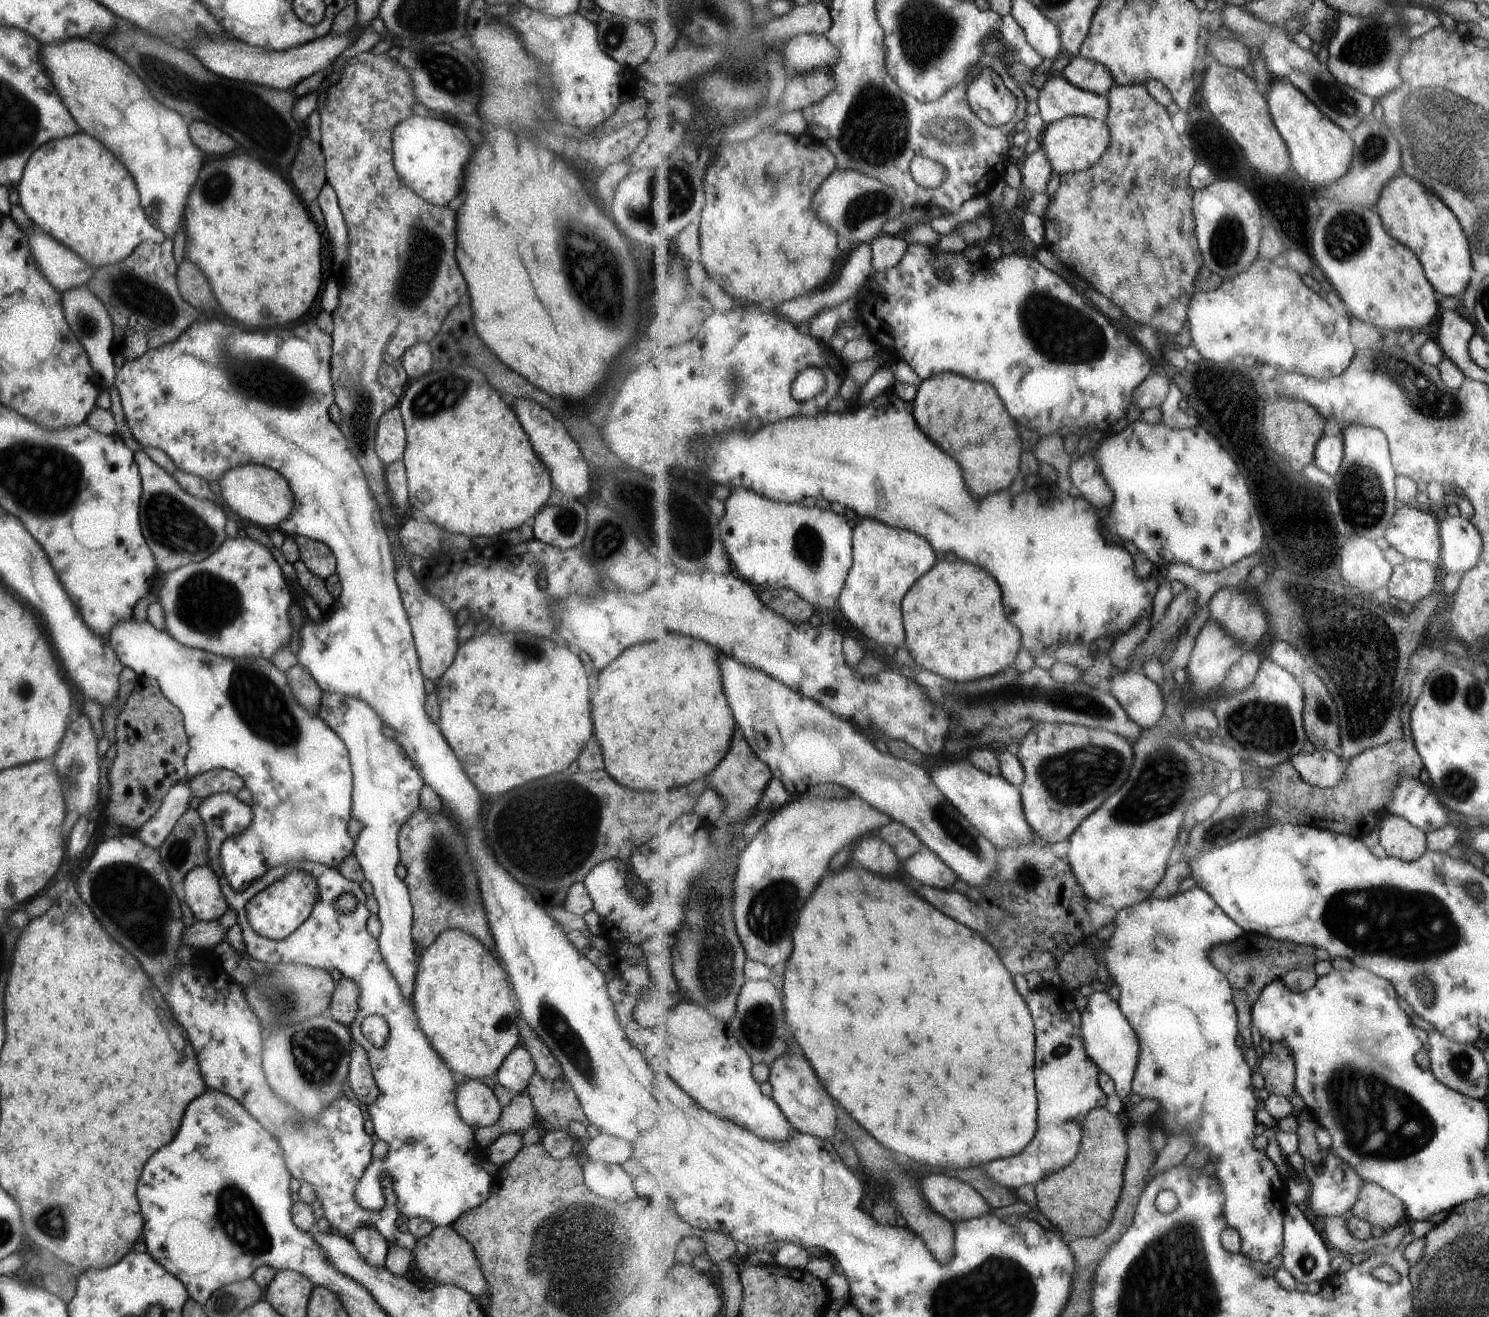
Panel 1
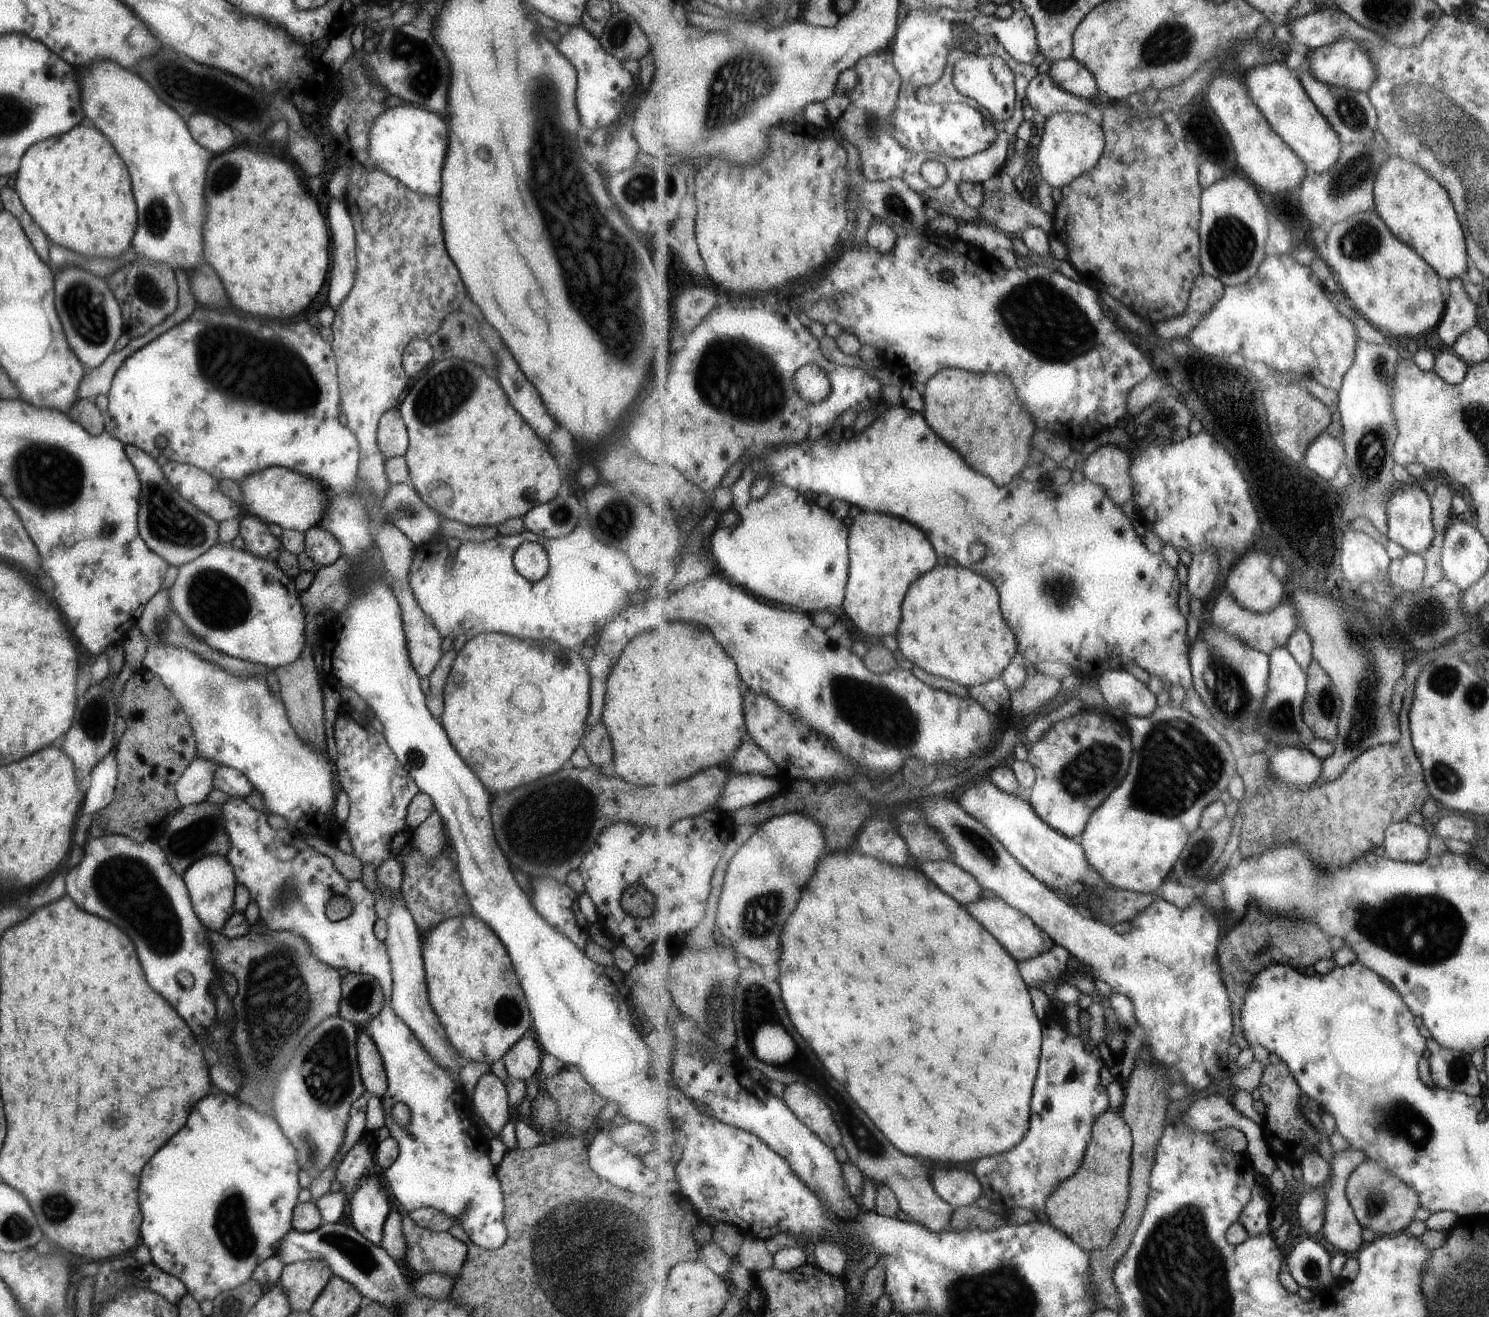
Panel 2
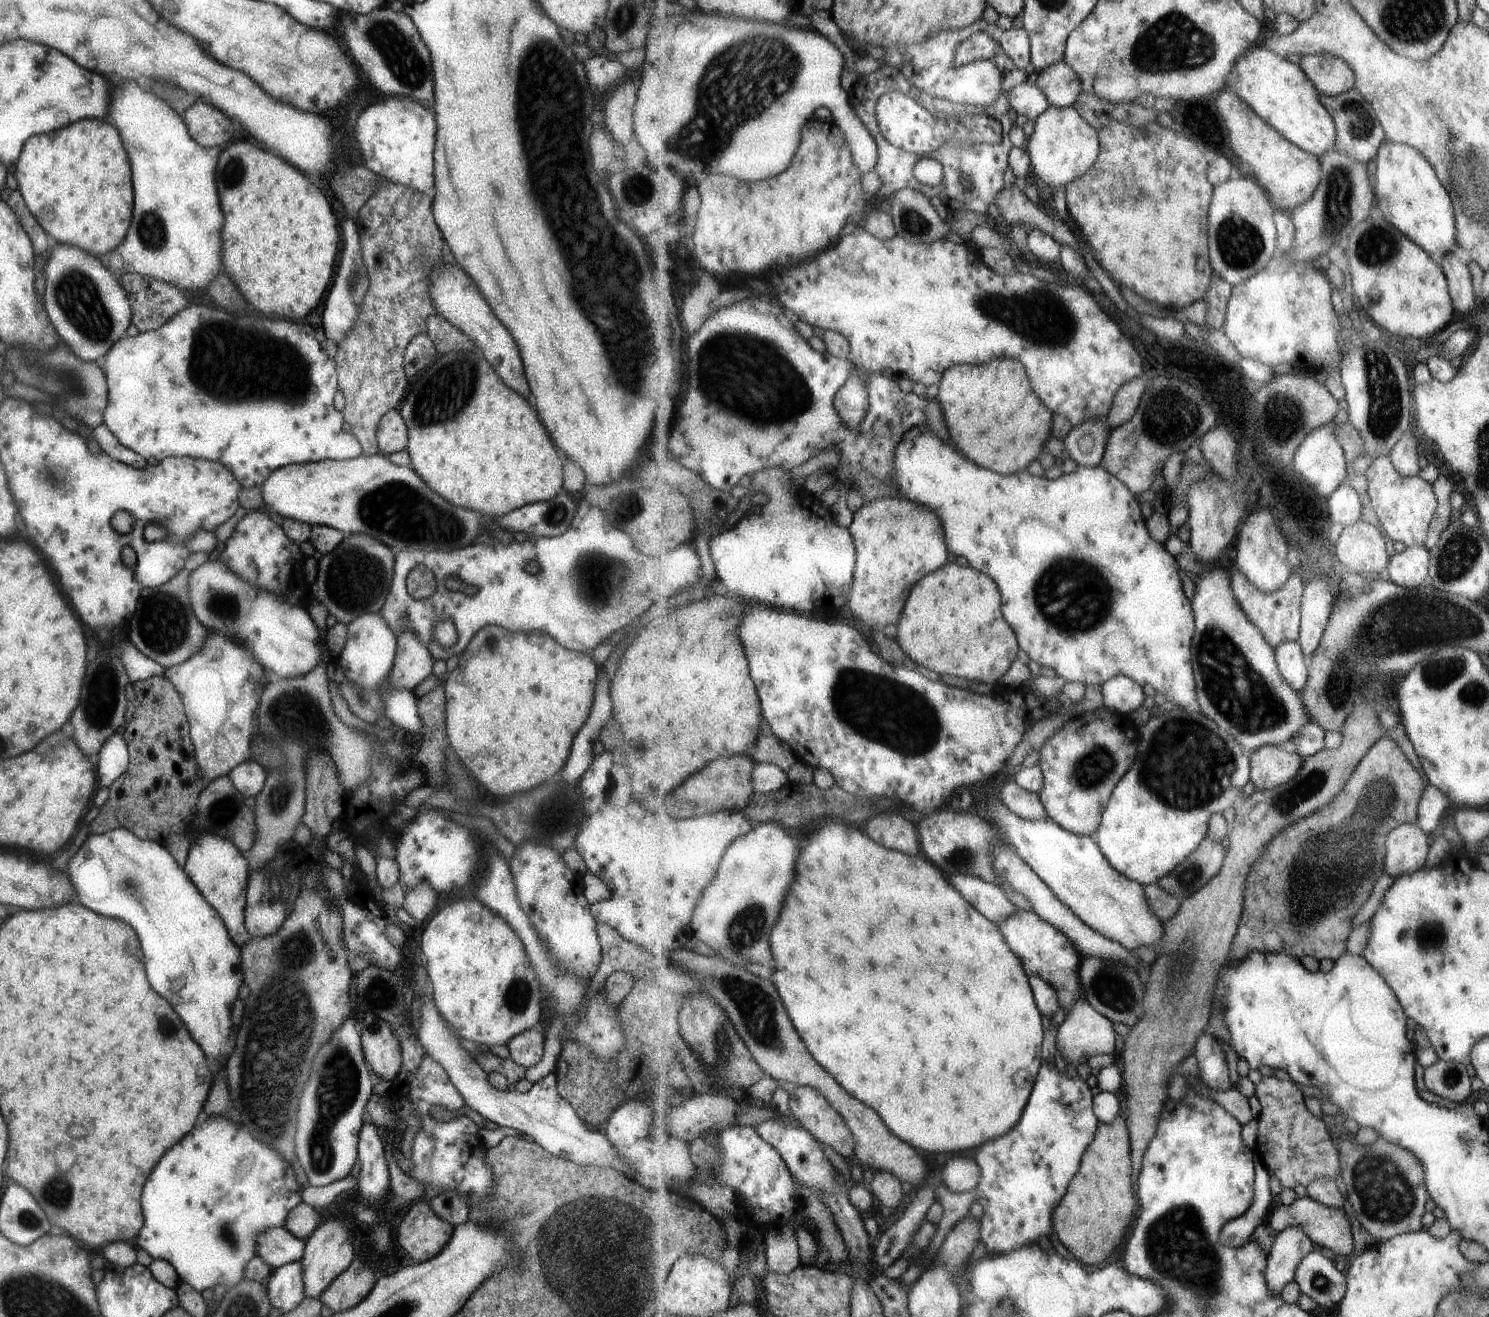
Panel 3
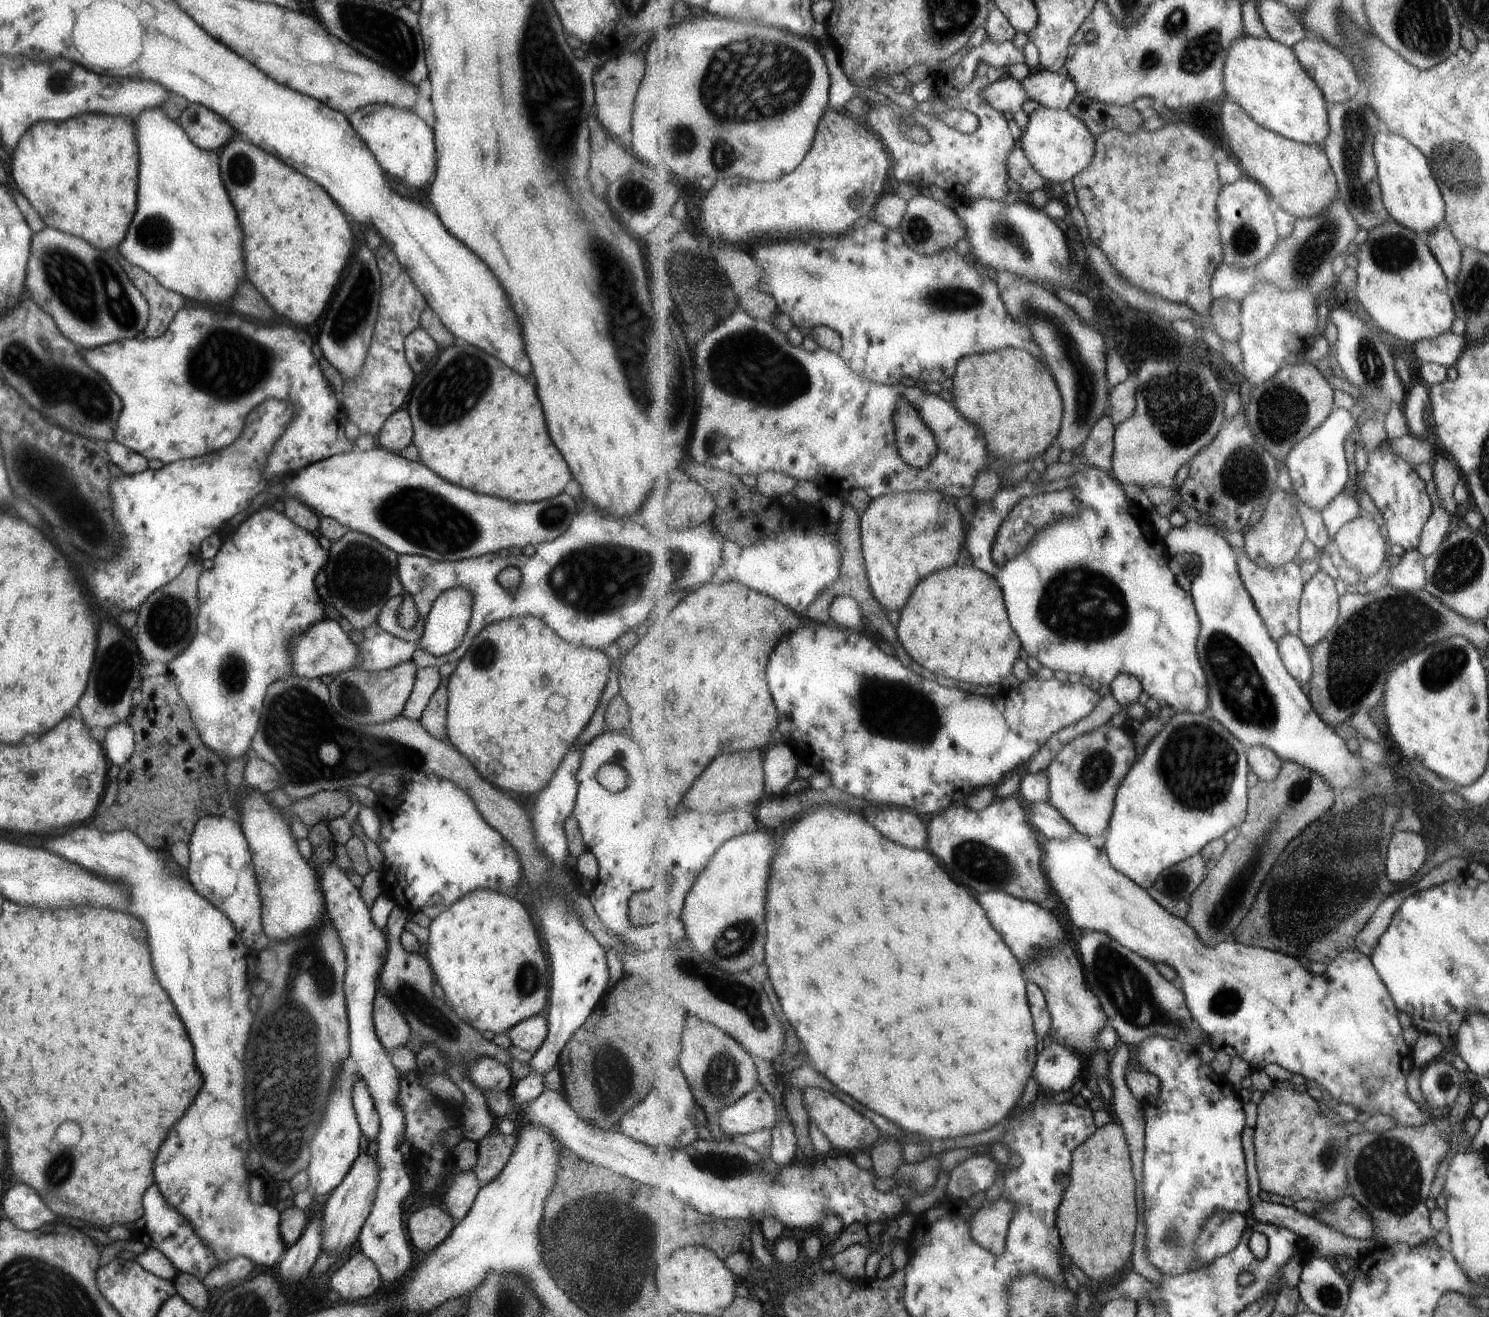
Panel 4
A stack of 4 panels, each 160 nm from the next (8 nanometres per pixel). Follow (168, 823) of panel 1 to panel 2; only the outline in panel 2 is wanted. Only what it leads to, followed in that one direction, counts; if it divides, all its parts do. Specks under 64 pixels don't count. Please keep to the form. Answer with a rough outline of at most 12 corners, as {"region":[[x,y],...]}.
{"region":[[195,756],[173,786],[180,807],[206,800],[215,762]]}

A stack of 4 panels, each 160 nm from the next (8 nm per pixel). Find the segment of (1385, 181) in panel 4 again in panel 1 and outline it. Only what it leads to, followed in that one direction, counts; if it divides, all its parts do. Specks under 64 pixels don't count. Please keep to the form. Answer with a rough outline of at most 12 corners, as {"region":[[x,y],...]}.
{"region":[[1401,170],[1375,208],[1443,296],[1471,276],[1457,217]]}

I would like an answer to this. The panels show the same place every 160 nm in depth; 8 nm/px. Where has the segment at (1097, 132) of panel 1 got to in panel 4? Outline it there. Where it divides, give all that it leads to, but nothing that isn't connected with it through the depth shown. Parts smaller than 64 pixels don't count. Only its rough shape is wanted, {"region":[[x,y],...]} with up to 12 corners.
{"region":[[1040,105],[1020,147],[1049,182],[1090,167],[1096,140],[1069,110]]}

